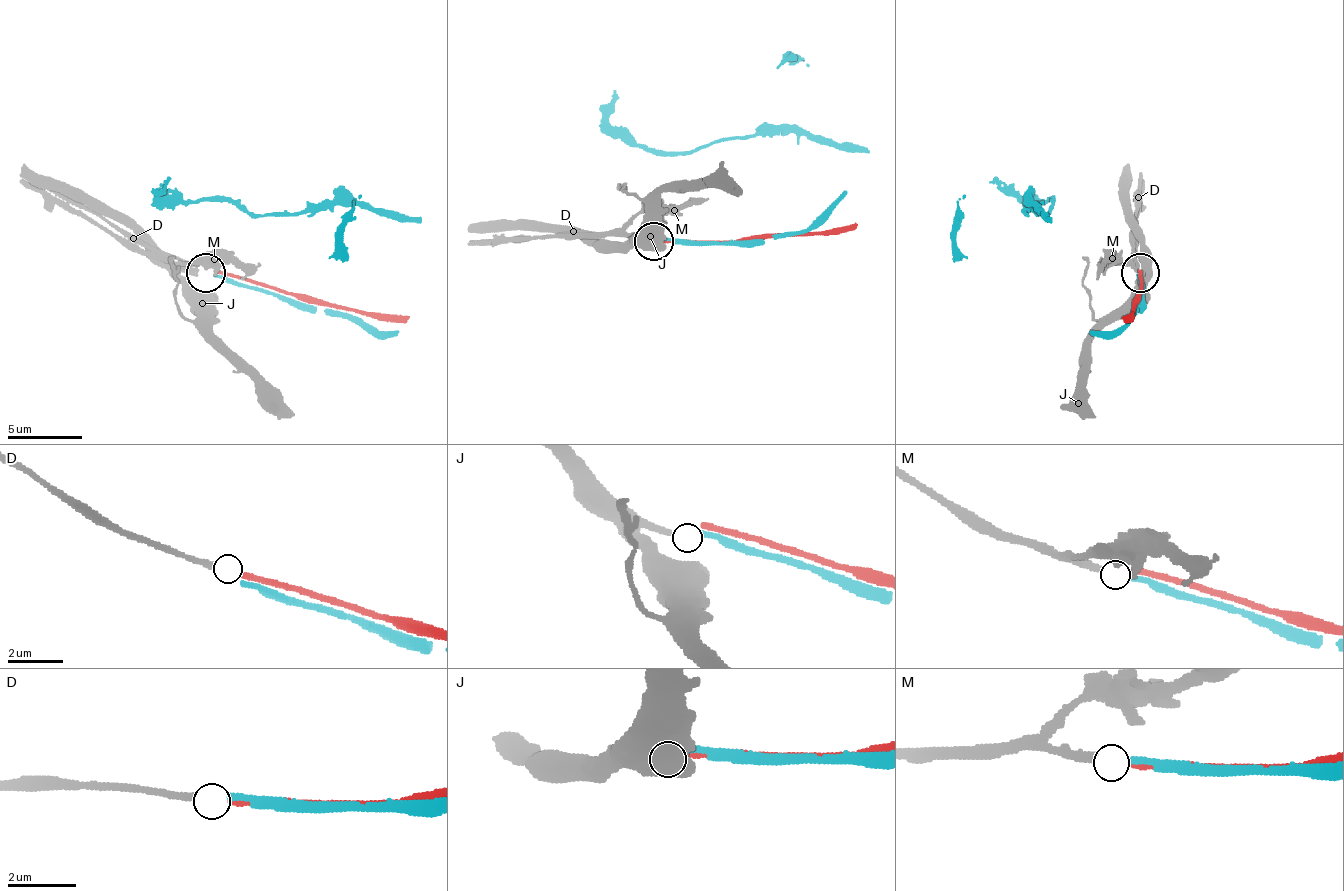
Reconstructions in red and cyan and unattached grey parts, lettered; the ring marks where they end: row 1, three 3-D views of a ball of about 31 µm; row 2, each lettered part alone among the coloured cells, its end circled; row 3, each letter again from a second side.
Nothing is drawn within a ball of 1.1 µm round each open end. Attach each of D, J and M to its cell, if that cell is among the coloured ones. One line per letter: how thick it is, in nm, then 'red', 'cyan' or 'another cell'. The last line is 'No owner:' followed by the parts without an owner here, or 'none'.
D: calibre 190 nm; red
J: calibre 240 nm; another cell
M: calibre 280 nm; cyan
No owner: J

